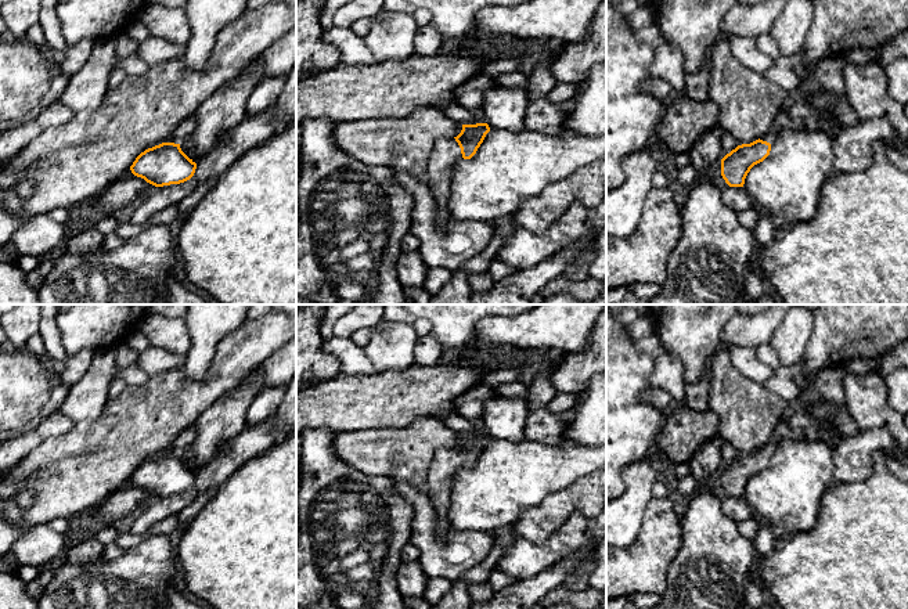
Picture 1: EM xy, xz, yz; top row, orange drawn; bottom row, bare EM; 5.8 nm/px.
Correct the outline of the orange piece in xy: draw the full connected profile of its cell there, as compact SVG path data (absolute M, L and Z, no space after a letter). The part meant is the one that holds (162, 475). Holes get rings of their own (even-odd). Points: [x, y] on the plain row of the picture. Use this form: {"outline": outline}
{"outline": "M162 453L141 462L130 480L155 497L180 494L190 490L197 473L180 458L180 454Z"}

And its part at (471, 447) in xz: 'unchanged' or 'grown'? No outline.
grown

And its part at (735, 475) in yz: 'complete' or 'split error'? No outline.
split error

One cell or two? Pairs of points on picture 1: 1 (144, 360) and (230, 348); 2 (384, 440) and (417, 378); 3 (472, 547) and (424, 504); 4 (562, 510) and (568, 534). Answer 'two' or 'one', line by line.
1: two
2: two
3: one
4: two

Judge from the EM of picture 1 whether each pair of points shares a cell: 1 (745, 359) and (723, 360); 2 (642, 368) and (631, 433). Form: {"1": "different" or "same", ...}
{"1": "different", "2": "same"}

